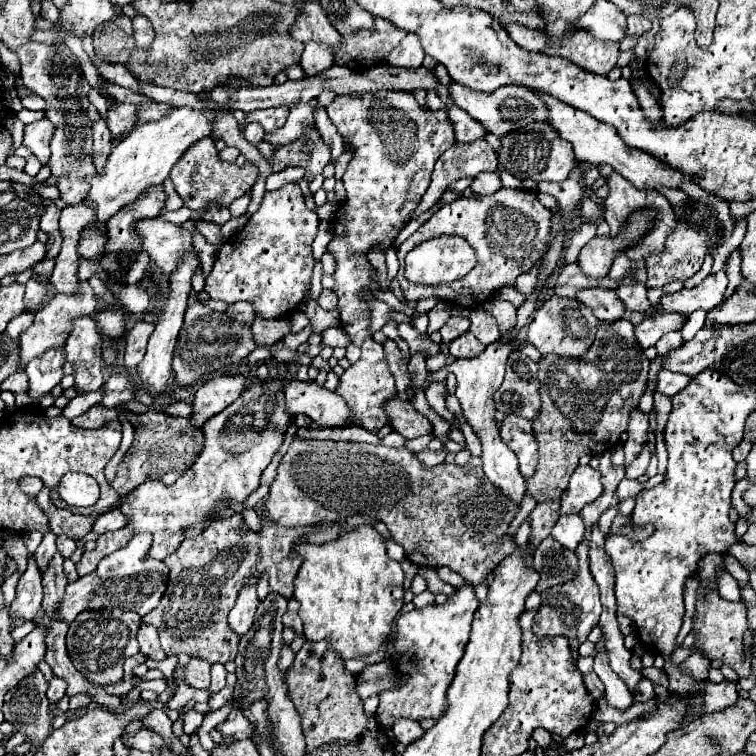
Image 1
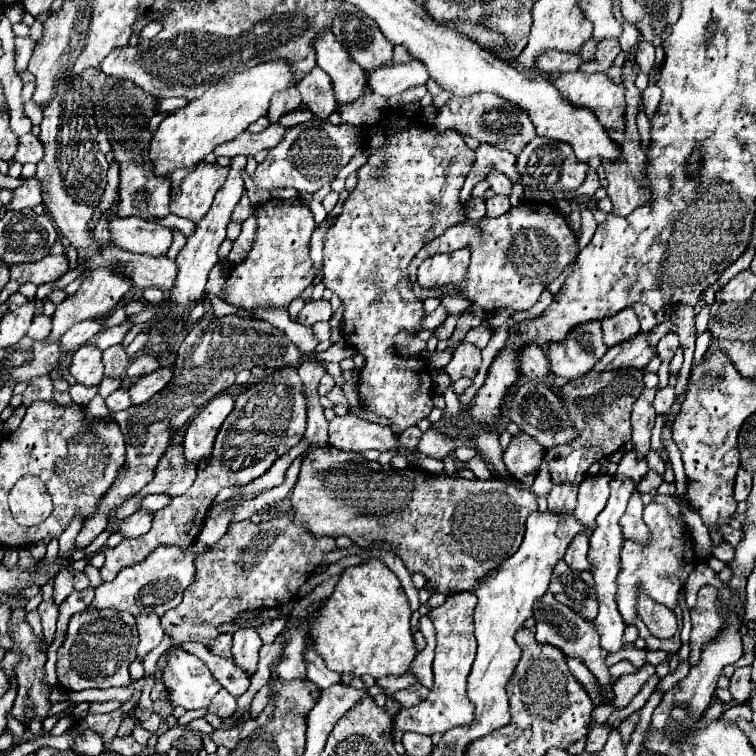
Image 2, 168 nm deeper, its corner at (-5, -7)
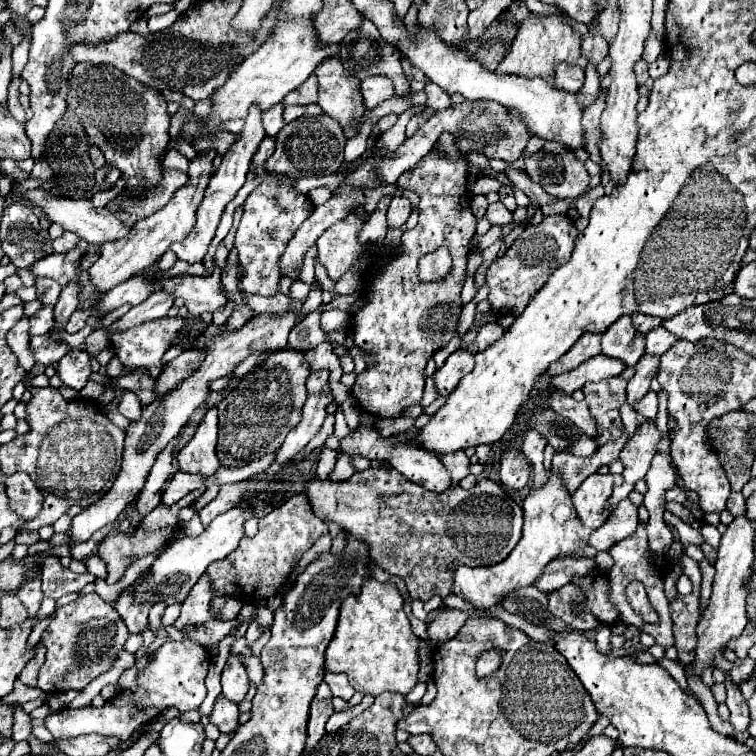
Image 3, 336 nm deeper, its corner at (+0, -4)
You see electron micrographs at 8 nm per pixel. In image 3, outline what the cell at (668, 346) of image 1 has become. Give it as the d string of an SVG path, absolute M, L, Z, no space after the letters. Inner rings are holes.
M658 325L658 327L654 327L654 329L646 335L646 353L648 353L648 355L658 355L658 357L662 357L676 341L678 341L676 335L672 335L668 329L664 329L662 325Z

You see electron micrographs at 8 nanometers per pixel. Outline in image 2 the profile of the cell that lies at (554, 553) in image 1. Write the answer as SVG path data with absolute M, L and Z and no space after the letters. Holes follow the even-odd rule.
M561 560L553 570L549 590L557 600L561 600L583 618L595 620L599 606L591 572L575 572Z

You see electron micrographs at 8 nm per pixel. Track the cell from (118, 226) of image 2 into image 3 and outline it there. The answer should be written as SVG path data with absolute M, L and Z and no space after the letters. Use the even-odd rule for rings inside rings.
M32 189L32 191L26 191L24 193L24 199L28 199L32 205L38 205L42 207L44 215L52 221L52 223L60 223L66 231L72 231L76 233L78 237L86 239L88 243L94 243L94 245L104 245L108 241L118 241L118 239L124 239L130 235L132 227L124 225L114 211L110 211L108 207L102 207L102 209L96 209L90 201L74 201L74 199L66 199L66 197L52 197L48 195L46 191L42 189Z

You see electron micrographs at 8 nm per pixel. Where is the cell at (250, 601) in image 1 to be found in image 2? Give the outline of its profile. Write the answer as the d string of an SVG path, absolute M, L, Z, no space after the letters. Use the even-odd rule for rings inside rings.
M243 628L233 634L233 646L231 646L233 662L247 676L253 676L257 672L257 660L259 660L261 646L263 642L253 628Z

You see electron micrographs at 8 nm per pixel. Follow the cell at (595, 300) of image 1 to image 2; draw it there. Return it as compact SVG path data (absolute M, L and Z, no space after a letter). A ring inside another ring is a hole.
M631 308L621 310L615 316L609 316L601 322L603 326L603 342L611 348L617 346L629 338L633 338L637 332L641 332L639 328L639 320L635 316L635 312Z

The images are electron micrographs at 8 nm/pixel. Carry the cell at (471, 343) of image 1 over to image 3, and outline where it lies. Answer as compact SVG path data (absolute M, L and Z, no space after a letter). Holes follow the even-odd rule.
M458 349L454 351L446 363L434 373L434 381L436 381L436 389L442 395L450 395L456 385L460 383L462 377L466 377L470 371L474 369L474 355L466 349Z

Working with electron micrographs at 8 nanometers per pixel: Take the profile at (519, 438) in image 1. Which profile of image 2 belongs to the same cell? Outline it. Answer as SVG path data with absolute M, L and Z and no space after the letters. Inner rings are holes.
M521 432L513 436L509 448L503 454L503 462L511 478L517 478L517 482L521 482L525 488L531 488L533 478L543 460L543 454L545 454L545 448L539 446L535 438Z

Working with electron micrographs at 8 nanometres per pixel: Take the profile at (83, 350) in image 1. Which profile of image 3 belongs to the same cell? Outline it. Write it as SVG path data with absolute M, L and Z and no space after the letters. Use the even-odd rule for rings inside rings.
M70 351L64 359L60 359L56 373L64 385L80 391L92 373L90 355L86 351Z

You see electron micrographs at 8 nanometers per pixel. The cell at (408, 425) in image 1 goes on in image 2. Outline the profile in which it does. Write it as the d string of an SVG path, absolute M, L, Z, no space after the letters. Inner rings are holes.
M427 430L427 432L423 432L417 450L435 460L445 460L449 454L453 454L457 450L457 444L437 430Z

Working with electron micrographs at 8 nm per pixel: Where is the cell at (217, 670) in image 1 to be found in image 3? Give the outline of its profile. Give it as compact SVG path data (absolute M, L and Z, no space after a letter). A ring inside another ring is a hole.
M220 697L214 703L214 709L210 713L210 723L214 723L222 733L232 733L238 727L238 705Z

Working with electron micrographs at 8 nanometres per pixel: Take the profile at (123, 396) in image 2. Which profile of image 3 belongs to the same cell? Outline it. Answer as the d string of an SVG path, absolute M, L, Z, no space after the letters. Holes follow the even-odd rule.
M124 391L122 397L120 397L120 405L118 405L118 411L130 419L130 421L136 421L140 417L140 399L132 393L132 391Z

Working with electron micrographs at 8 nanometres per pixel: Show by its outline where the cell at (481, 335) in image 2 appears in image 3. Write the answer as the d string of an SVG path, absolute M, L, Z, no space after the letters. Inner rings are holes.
M486 323L484 327L478 329L478 335L476 335L476 345L478 347L488 347L492 345L496 339L500 339L500 335L504 333L504 327L500 327L498 323Z

